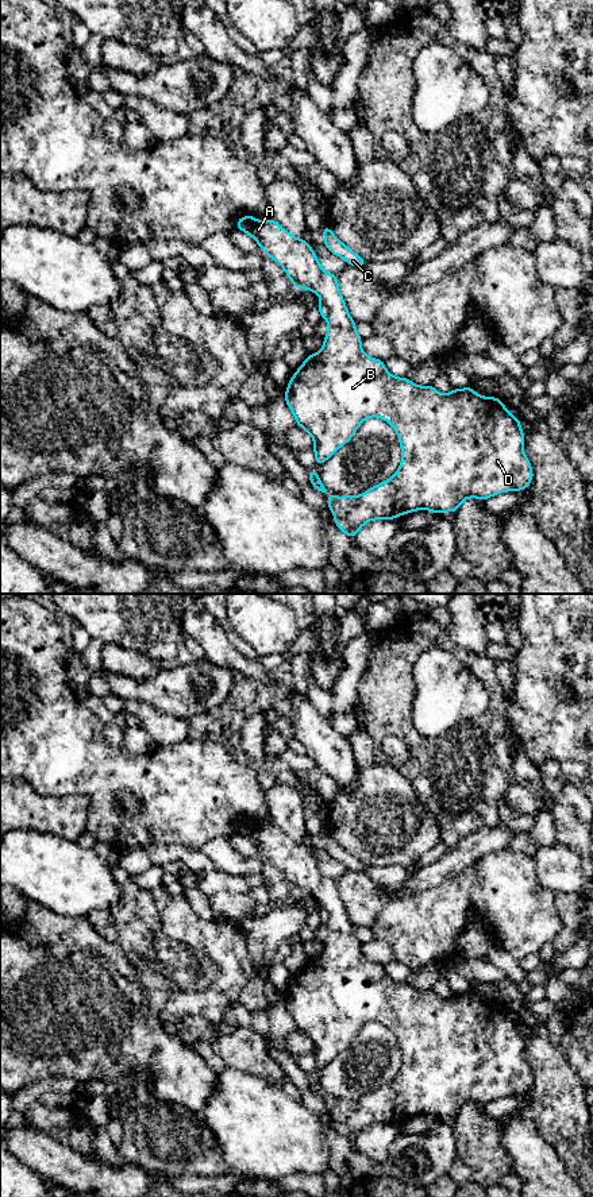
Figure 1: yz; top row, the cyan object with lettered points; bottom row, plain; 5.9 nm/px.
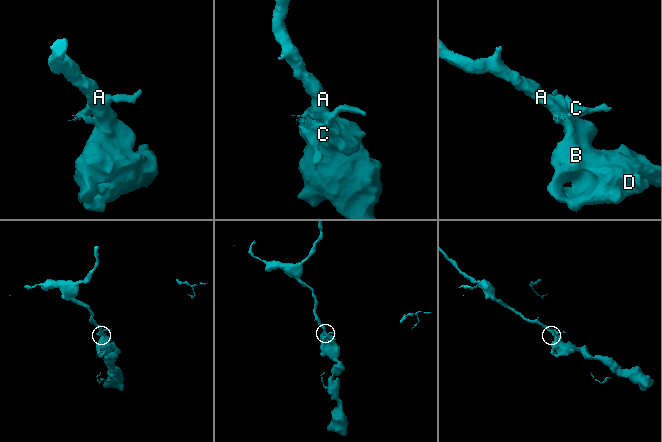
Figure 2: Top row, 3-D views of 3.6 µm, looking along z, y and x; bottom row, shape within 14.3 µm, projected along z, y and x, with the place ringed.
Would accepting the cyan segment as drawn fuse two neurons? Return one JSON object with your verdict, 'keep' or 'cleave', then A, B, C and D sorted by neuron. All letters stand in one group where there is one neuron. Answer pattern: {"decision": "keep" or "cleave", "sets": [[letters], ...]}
{"decision": "cleave", "sets": [["A", "B", "D"], ["C"]]}

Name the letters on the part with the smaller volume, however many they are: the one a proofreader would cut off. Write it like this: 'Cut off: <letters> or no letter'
Cut off: C

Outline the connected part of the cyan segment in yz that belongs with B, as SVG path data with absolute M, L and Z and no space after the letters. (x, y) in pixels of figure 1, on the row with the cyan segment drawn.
M242 216L236 221L236 229L250 235L288 274L294 287L312 290L320 297L328 309L328 332L323 348L308 355L300 368L294 371L285 390L285 402L294 416L299 426L313 439L316 464L323 464L340 447L350 441L358 426L369 417L380 417L393 426L398 436L403 457L397 472L388 480L373 486L361 495L330 495L315 471L308 471L312 486L328 495L327 505L334 514L336 526L354 538L359 529L373 520L394 520L398 516L415 510L431 510L435 514L455 513L467 498L485 501L496 494L525 490L532 482L534 472L527 455L523 451L524 432L520 418L512 416L497 397L482 397L471 386L453 389L448 394L440 394L432 385L419 386L408 378L397 378L386 371L385 362L370 358L362 350L362 337L355 329L355 321L350 317L336 275L321 269L317 255L309 243L297 239L284 229L274 219L259 221L254 216Z

